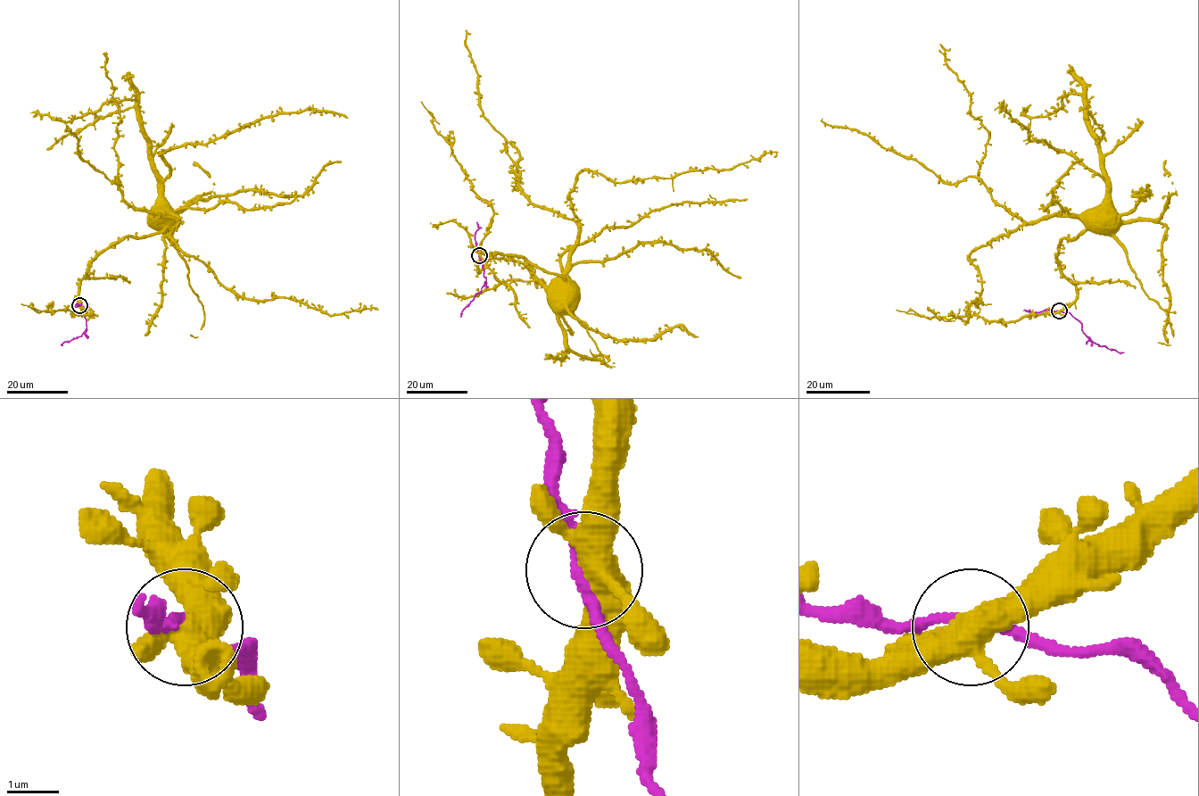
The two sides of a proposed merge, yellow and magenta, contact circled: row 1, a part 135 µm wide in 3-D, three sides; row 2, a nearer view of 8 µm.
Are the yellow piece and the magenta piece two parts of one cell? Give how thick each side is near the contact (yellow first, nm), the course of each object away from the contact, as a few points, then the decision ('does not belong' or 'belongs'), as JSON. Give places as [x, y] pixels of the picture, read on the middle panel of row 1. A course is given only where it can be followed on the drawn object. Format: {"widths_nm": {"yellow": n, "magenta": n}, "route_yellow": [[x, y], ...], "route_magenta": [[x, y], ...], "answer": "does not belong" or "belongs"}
{"widths_nm": {"yellow": 440, "magenta": 240}, "route_yellow": [[479, 255], [478, 272], [521, 255], [565, 281], [583, 170], [622, 182], [773, 157]], "route_magenta": [[479, 255], [486, 283], [462, 310], [460, 317]], "answer": "does not belong"}

